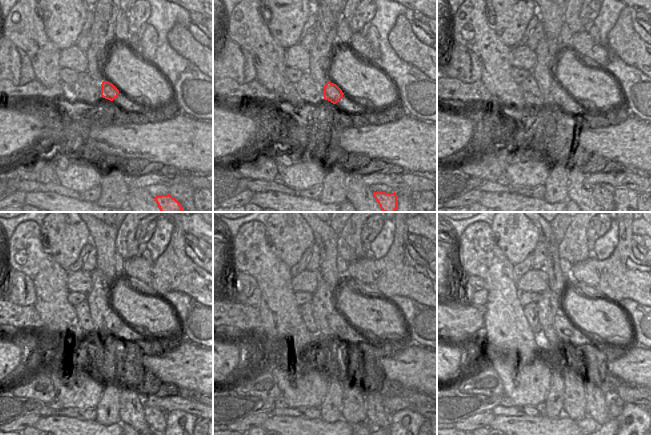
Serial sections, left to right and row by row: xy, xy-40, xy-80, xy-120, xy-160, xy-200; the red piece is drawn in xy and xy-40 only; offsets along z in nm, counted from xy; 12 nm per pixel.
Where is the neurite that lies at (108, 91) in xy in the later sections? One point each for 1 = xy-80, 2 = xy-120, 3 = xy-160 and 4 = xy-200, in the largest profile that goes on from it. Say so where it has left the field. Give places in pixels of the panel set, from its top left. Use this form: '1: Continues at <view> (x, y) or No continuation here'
1: Continues at xy-80 (558, 96)
2: Continues at xy-120 (113, 323)
3: Continues at xy-160 (338, 324)
4: Continues at xy-200 (564, 327)

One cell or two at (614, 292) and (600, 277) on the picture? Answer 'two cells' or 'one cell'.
one cell

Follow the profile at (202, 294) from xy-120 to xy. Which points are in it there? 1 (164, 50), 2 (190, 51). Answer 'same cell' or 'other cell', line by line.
1: other cell
2: same cell

